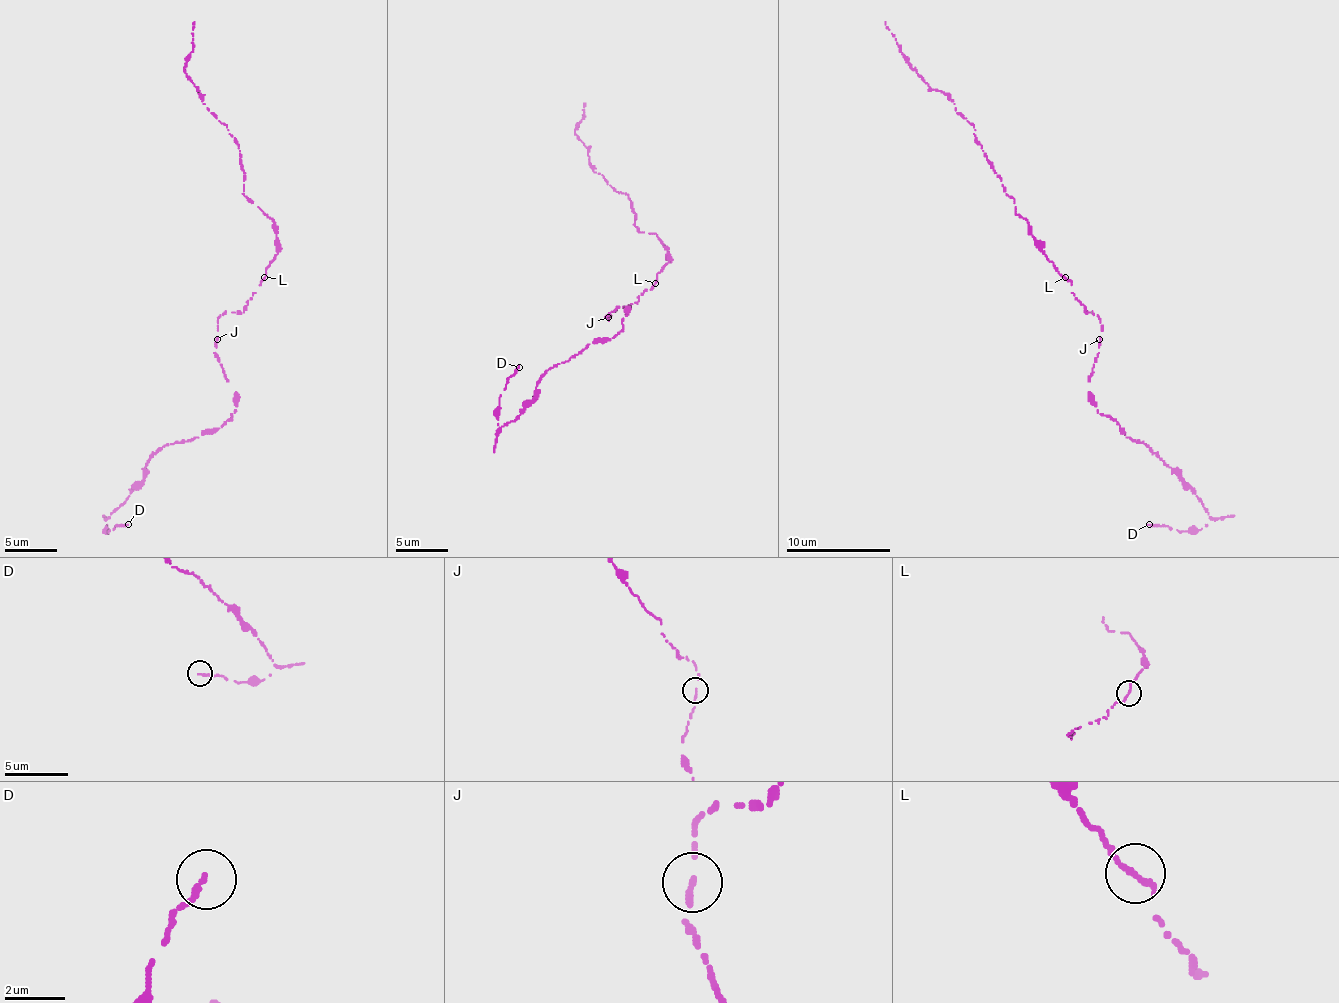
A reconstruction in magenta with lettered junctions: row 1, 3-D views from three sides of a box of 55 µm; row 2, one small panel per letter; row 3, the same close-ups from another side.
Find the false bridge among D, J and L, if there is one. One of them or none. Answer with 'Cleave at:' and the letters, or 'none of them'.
Cleave at: none of them

